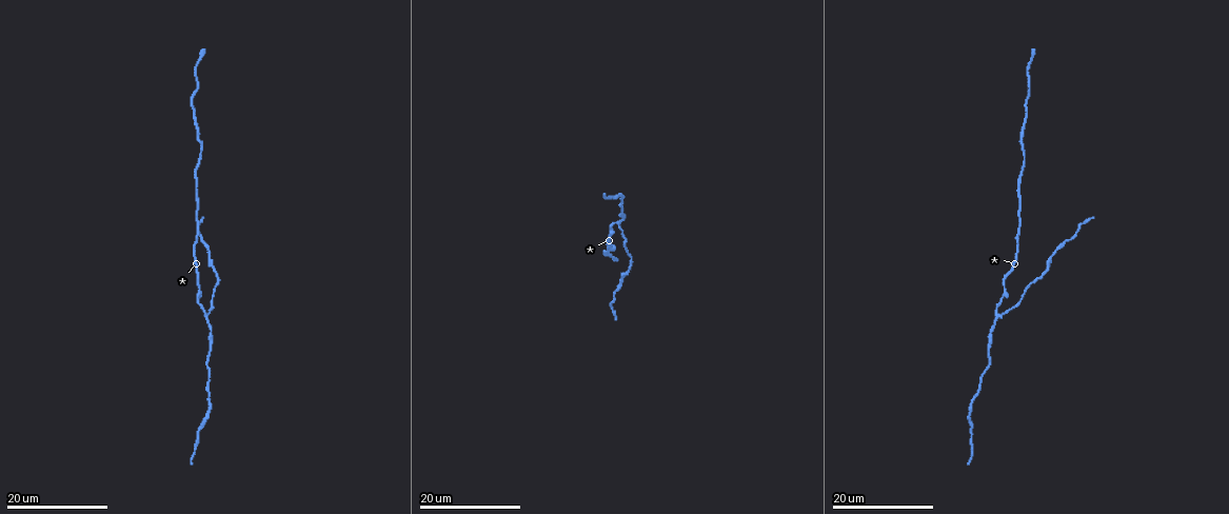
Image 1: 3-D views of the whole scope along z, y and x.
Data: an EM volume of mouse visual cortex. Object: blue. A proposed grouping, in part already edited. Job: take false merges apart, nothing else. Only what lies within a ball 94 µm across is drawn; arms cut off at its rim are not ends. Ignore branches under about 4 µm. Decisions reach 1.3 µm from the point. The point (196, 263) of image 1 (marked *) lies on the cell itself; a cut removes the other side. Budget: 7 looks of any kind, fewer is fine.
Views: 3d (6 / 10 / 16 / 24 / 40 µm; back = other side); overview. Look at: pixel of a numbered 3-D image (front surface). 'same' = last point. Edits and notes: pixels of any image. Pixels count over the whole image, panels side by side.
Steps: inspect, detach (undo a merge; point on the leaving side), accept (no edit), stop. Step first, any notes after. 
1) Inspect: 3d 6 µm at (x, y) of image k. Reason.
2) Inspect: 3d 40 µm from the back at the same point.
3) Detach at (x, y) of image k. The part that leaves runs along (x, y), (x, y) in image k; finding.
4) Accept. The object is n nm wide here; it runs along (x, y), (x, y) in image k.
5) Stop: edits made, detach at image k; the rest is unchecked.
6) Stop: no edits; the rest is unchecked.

Inspect: 3d 16 µm at (209, 257) of image 1. Thick turns thin.

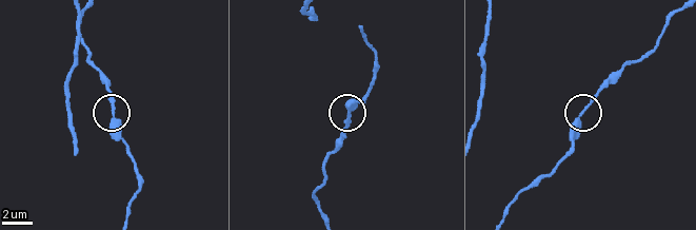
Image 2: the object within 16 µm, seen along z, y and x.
Inspect: 3d 10 µm at (115, 118) of image 2.

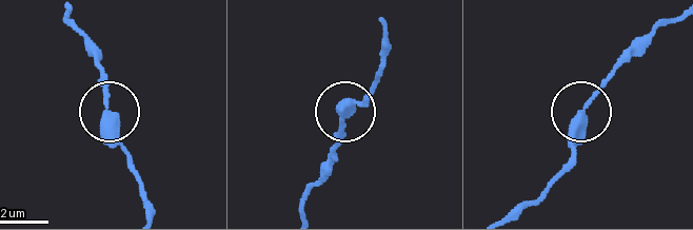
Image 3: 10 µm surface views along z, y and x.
Accept. It runs along (522, 211), (569, 157), (589, 96), (622, 62) in image 3; one cell here.

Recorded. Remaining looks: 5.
Inspect: 3d 16 µm at (199, 292) of image 1. Thick turns thin.

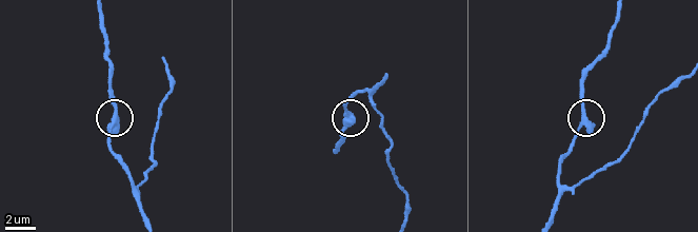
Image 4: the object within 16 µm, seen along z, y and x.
Inspect: 3d 10 µm at (579, 126) of image 4.

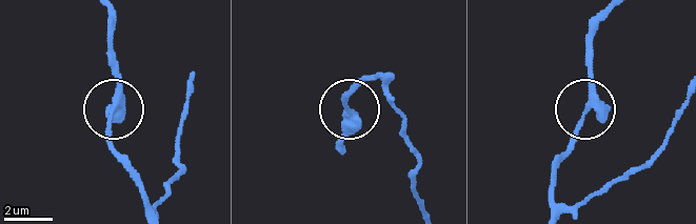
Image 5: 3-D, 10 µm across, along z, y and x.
Accept. One cell here.

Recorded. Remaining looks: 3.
Inspect: 3d 24 µm at (974, 426) of image 1. Calibre changes.

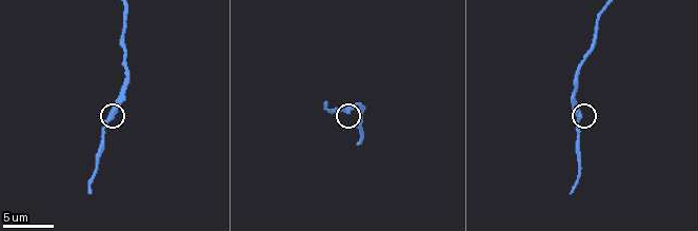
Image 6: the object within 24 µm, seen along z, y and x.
Inspect: 3d 6 µm at (579, 115) of image 6. Zoom in.

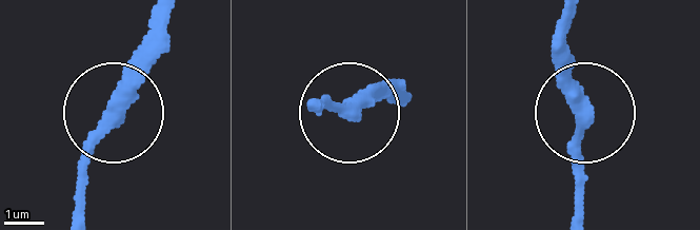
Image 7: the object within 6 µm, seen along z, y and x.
Accept. It runs along (166, 19), (150, 69), (88, 159), (82, 210) in image 7; all the same cell.

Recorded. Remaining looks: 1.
Stop: no edits; the rest is unchecked.

